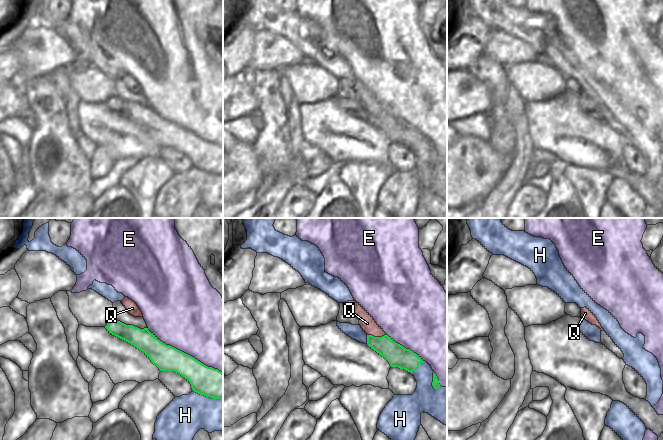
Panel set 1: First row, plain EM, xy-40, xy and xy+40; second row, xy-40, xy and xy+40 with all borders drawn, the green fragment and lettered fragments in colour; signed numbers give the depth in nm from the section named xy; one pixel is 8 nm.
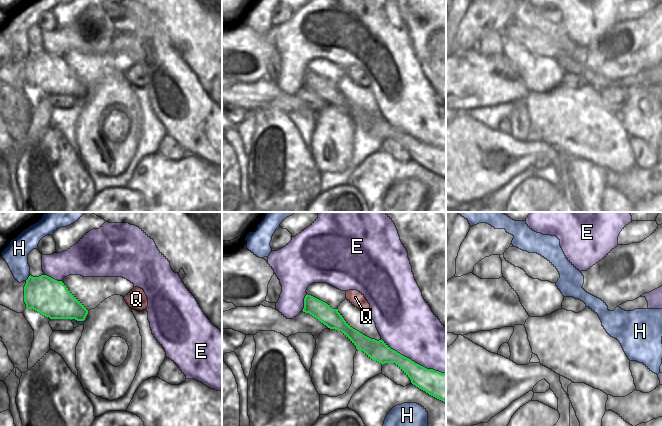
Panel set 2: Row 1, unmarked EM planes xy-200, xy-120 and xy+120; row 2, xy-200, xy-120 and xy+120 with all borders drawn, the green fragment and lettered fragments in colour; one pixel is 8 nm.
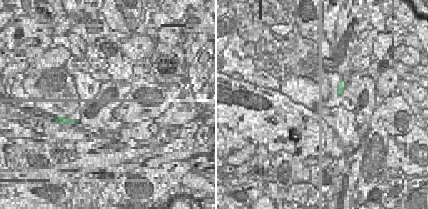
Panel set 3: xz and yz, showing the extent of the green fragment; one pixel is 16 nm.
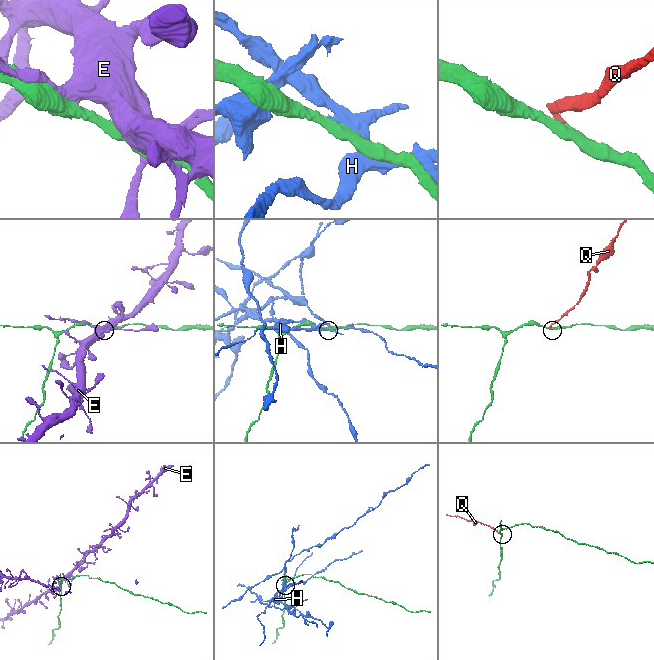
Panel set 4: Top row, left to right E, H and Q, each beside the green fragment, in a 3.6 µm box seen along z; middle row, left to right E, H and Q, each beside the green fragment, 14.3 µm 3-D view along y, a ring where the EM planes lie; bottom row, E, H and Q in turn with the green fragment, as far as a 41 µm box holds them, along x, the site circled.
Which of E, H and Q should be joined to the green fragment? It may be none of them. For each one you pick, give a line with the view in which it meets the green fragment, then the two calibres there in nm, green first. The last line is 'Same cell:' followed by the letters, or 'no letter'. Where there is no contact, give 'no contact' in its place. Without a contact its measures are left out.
Same cell: no letter

